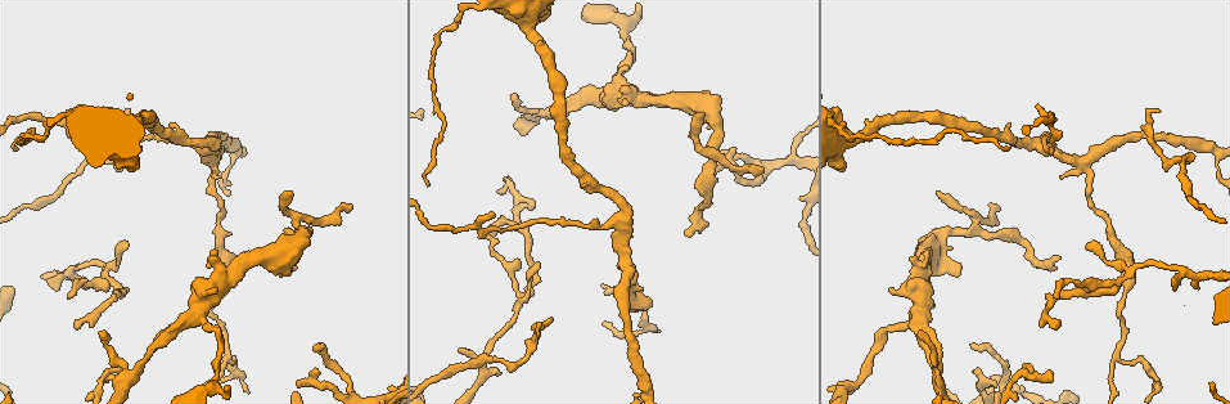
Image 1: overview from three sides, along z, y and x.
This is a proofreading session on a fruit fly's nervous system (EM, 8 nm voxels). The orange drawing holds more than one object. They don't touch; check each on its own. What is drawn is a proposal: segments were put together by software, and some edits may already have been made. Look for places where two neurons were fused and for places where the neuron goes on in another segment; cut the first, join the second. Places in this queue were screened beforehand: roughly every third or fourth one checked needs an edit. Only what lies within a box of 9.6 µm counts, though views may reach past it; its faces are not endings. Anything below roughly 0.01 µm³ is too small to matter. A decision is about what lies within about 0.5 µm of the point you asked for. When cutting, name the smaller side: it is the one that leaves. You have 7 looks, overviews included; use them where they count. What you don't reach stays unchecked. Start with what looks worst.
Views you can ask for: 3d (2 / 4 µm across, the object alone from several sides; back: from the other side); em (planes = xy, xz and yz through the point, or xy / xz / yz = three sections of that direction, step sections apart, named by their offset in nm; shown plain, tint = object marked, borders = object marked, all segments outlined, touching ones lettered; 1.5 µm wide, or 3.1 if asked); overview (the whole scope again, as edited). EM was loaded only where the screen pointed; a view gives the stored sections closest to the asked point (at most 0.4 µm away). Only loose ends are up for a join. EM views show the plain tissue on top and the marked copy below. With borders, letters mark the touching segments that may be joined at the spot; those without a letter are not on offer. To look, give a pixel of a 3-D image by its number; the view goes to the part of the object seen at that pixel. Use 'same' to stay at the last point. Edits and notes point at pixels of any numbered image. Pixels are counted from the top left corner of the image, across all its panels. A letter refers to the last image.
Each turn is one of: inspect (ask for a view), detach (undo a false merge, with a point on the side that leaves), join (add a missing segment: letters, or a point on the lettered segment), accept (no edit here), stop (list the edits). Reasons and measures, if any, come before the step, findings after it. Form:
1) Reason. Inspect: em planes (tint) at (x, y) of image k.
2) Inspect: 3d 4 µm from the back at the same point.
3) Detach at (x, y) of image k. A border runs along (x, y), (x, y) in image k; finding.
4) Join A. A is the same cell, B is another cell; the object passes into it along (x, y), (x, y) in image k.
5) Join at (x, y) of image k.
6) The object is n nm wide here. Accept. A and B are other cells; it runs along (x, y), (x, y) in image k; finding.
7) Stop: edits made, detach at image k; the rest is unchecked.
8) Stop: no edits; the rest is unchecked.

Free end. Inspect: em planes (borders) at (427, 183) of image 1.

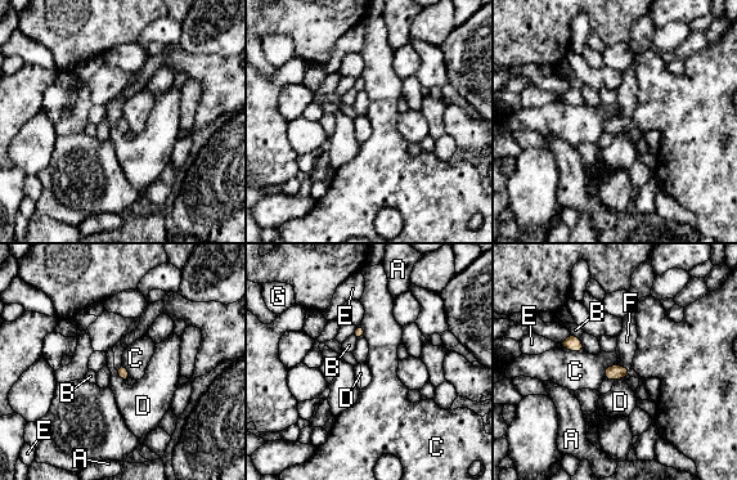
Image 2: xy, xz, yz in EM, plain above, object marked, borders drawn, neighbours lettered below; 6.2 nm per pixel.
The object is 70 nm wide here. Accept. A, B, C, D, E, F and G are other cells; a border runs along (115, 369), (124, 381) in image 2; no lettered segment goes on from it.

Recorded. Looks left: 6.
An open end. Inspect: em planes (borders) at (216, 251) of image 1.

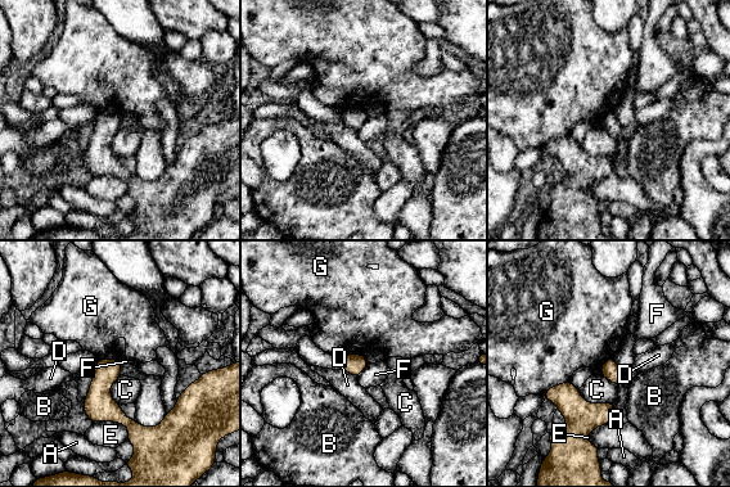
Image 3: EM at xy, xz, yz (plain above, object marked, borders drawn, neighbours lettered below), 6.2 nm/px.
The longest contact is with C, 240 nm. Accept. A, B, C, D, E, F and G are other cells; none of them fits.

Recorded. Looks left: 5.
An open end. Inspect: 3d 2 µm from the back at (350, 208) of image 1.

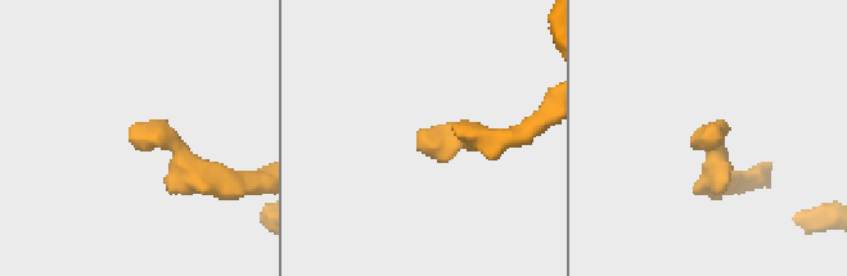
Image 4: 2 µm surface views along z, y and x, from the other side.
Now the EM. Inspect: em xy step 8 (tint) at (416, 148) of image 4.

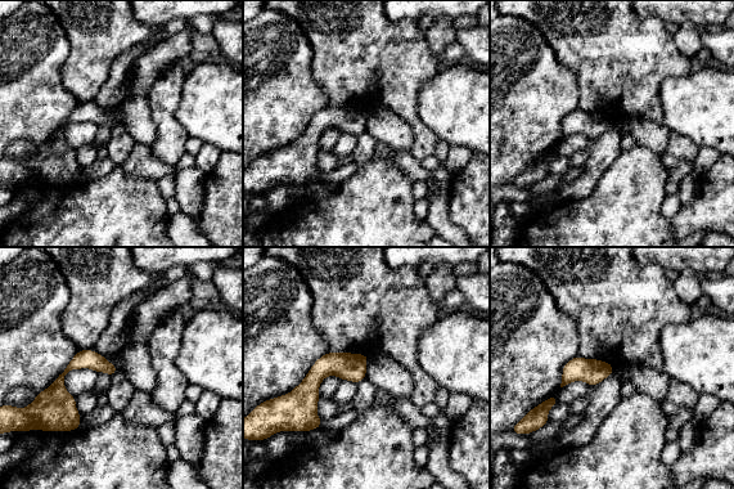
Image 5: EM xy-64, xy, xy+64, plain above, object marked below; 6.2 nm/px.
Inspect: em planes (borders) at the same point.

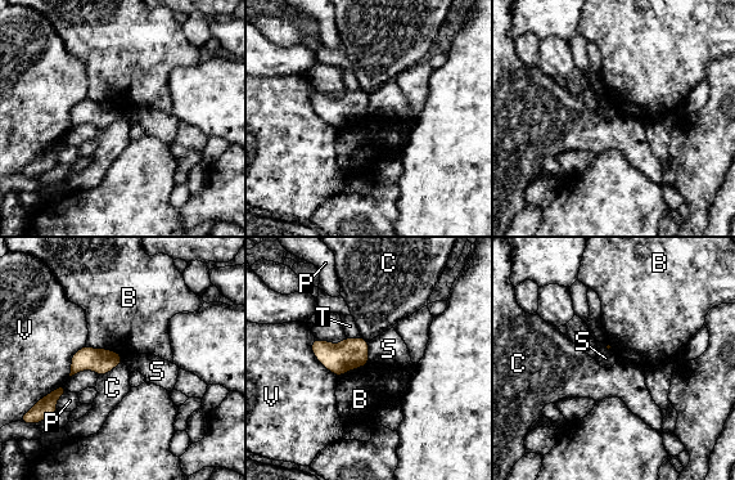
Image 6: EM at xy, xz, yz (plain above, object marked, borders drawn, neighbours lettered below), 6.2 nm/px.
Accept. B, C, P, S, T and V are other cells; a border runs along (368, 341), (369, 362) in image 6; no lettered segment goes on from it.

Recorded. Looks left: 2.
Stop: no edits; the rest is unchecked.

